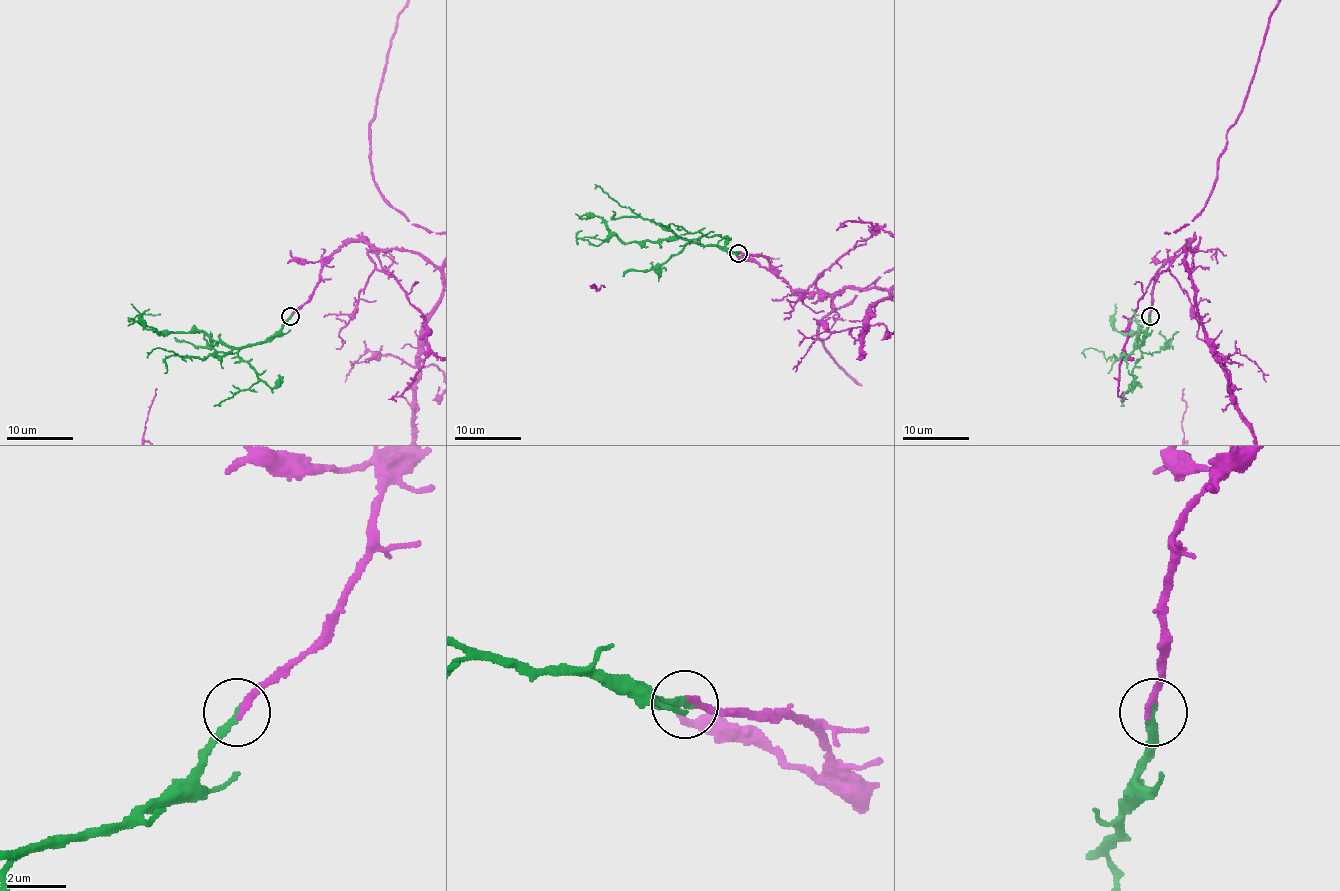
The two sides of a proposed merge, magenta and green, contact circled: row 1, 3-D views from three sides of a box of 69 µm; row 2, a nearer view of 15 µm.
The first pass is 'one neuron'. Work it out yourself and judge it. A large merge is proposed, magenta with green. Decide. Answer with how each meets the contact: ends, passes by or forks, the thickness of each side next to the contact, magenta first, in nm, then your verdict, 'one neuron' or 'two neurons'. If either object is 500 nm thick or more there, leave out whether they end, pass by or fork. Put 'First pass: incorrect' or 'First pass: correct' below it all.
magenta ends there; green ends there; 200 nm thick on the magenta side, 260 nm on the other; one neuron
First pass: correct

